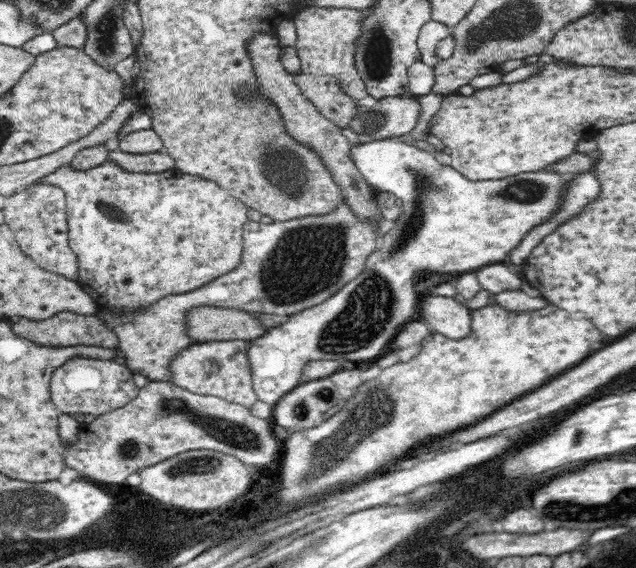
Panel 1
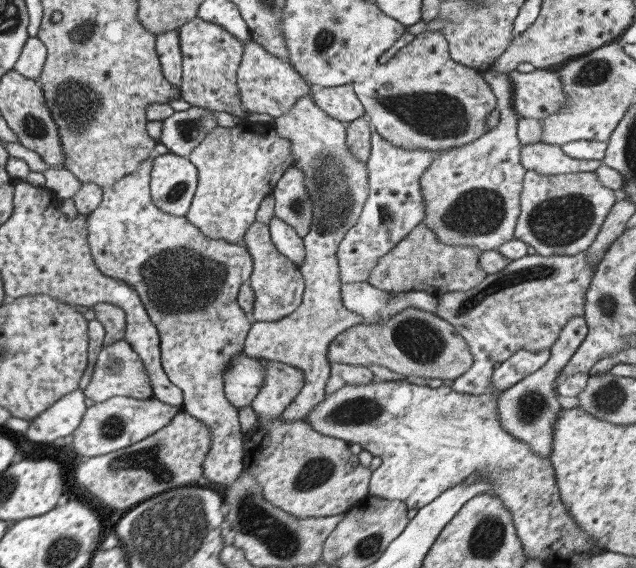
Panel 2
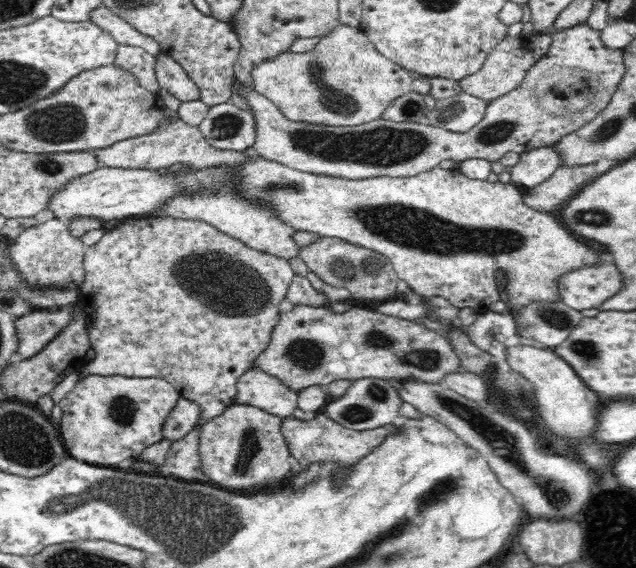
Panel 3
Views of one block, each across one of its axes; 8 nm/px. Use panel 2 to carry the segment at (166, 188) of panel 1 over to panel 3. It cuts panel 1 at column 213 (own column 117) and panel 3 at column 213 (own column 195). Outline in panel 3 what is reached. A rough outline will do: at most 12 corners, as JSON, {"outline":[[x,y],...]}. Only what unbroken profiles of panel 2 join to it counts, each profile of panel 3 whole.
{"outline":[[128,217],[86,248],[93,358],[237,404],[297,276],[201,220]]}

